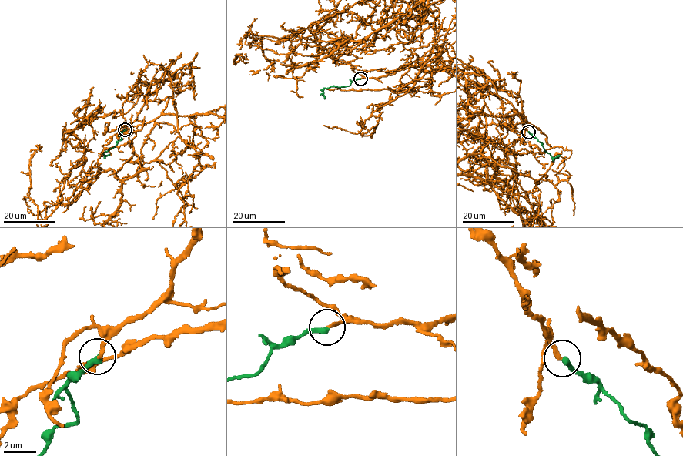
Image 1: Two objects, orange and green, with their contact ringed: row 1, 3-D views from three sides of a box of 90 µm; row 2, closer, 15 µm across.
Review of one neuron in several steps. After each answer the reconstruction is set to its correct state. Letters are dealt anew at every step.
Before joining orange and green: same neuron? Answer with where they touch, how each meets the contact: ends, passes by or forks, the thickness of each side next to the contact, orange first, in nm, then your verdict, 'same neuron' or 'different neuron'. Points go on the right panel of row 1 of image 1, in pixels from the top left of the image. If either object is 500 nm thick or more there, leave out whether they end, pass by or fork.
(528, 132) | orange ends | green ends | 220/360 nm | same neuron

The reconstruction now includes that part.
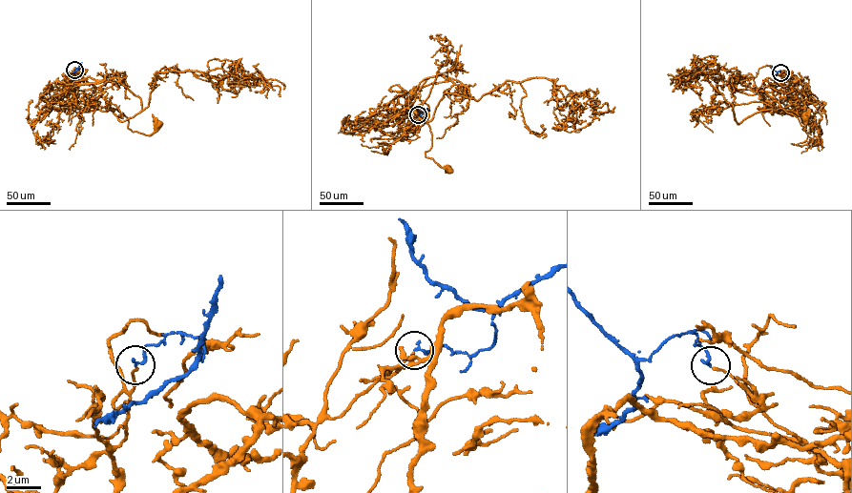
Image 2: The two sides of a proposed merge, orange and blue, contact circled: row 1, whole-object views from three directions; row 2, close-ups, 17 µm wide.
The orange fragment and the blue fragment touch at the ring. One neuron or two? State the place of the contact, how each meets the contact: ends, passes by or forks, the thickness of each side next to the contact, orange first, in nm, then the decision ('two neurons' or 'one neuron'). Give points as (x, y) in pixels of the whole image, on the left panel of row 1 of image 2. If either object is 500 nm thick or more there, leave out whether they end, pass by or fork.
place (74, 70); orange ends; blue ends; calibres 130 and 180 nm; two neurons

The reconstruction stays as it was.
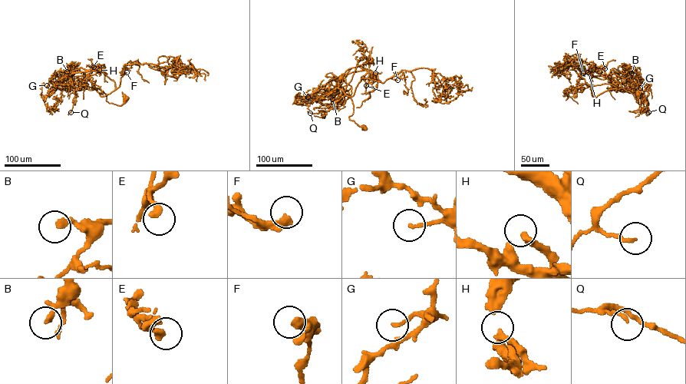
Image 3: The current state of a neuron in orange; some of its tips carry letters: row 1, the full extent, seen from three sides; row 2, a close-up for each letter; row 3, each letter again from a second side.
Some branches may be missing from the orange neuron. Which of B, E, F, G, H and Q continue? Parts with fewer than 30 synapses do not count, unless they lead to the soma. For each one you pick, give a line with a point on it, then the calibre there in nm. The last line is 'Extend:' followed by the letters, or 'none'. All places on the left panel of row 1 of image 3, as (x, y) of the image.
B: at (67, 71); 260 nm thick
H: at (99, 70); 280 nm thick
Extend: B, H

